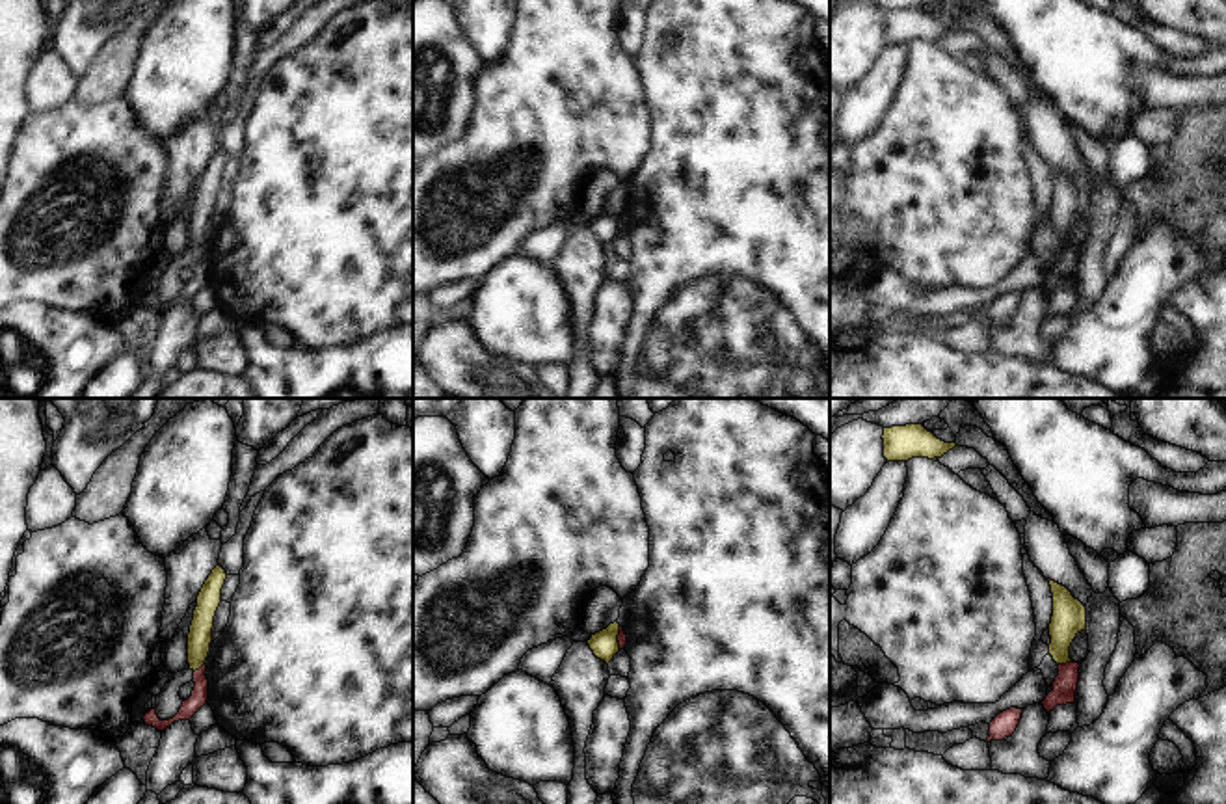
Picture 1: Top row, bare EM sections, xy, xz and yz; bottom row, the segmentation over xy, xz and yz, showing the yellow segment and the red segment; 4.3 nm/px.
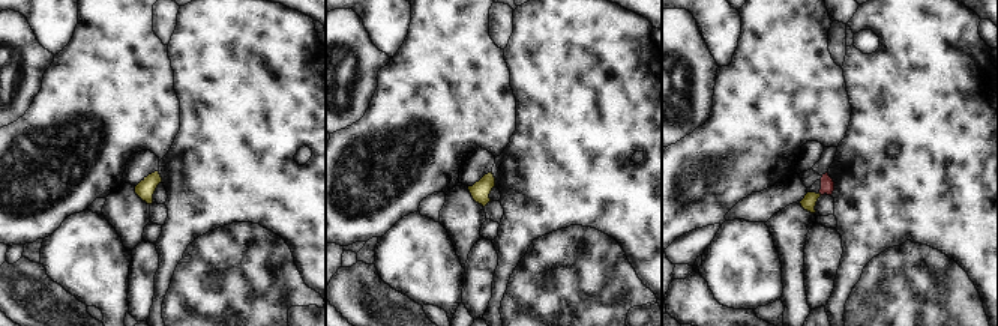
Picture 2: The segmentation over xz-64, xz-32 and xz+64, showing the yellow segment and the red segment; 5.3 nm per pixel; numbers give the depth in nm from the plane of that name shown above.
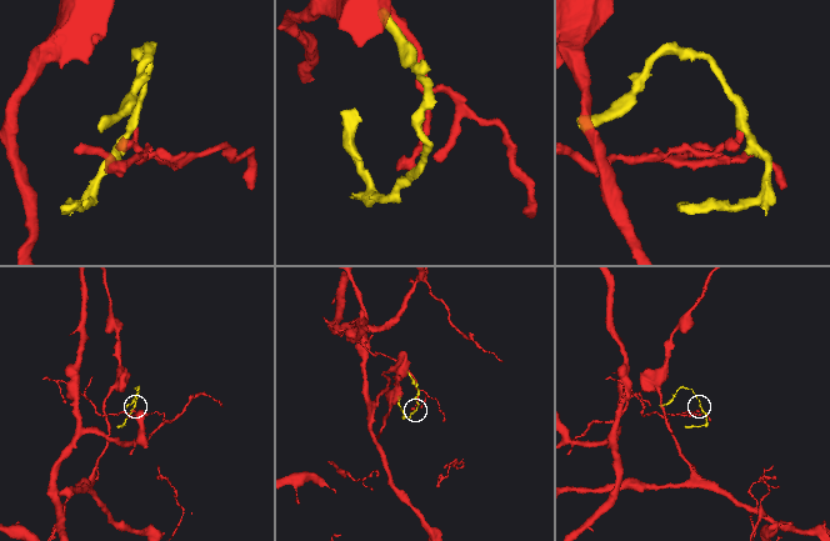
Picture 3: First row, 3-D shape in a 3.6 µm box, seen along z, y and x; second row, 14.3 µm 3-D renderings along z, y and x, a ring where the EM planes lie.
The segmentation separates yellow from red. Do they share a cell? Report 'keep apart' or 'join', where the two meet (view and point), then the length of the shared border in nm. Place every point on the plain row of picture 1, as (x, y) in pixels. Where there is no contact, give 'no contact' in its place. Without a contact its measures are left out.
keep apart | yz (1065, 246) | 70 nm

